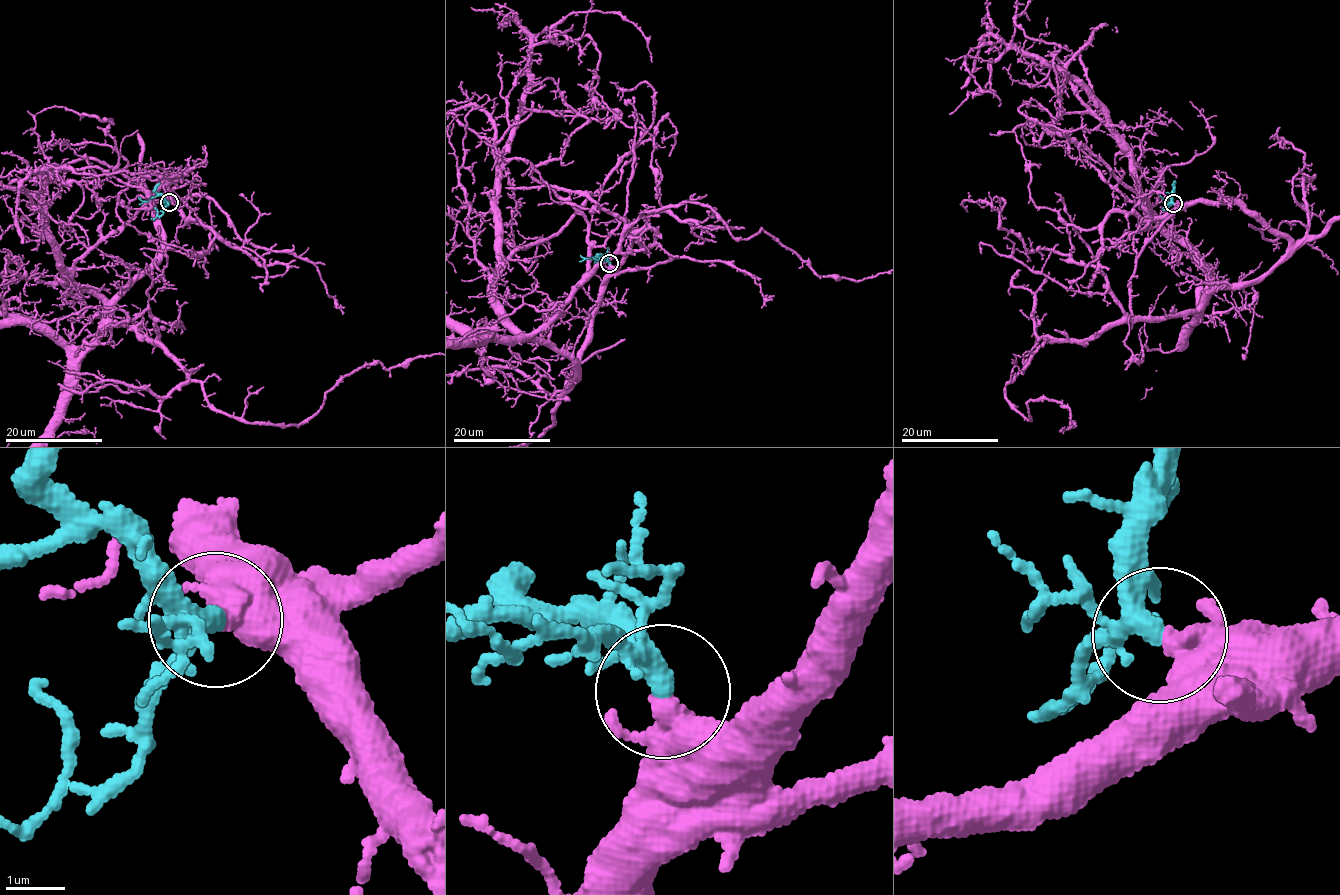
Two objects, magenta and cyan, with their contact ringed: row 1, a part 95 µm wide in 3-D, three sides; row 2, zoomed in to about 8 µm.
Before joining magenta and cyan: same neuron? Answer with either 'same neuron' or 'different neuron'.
same neuron

